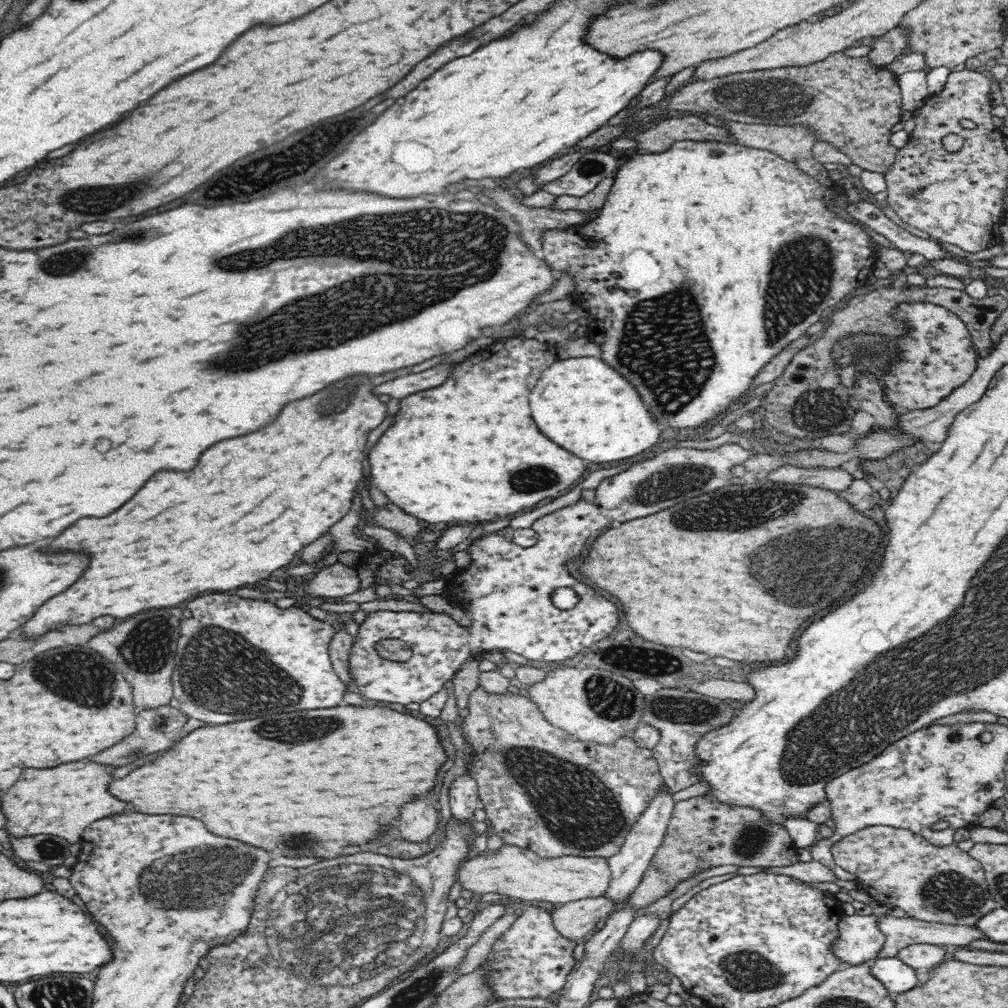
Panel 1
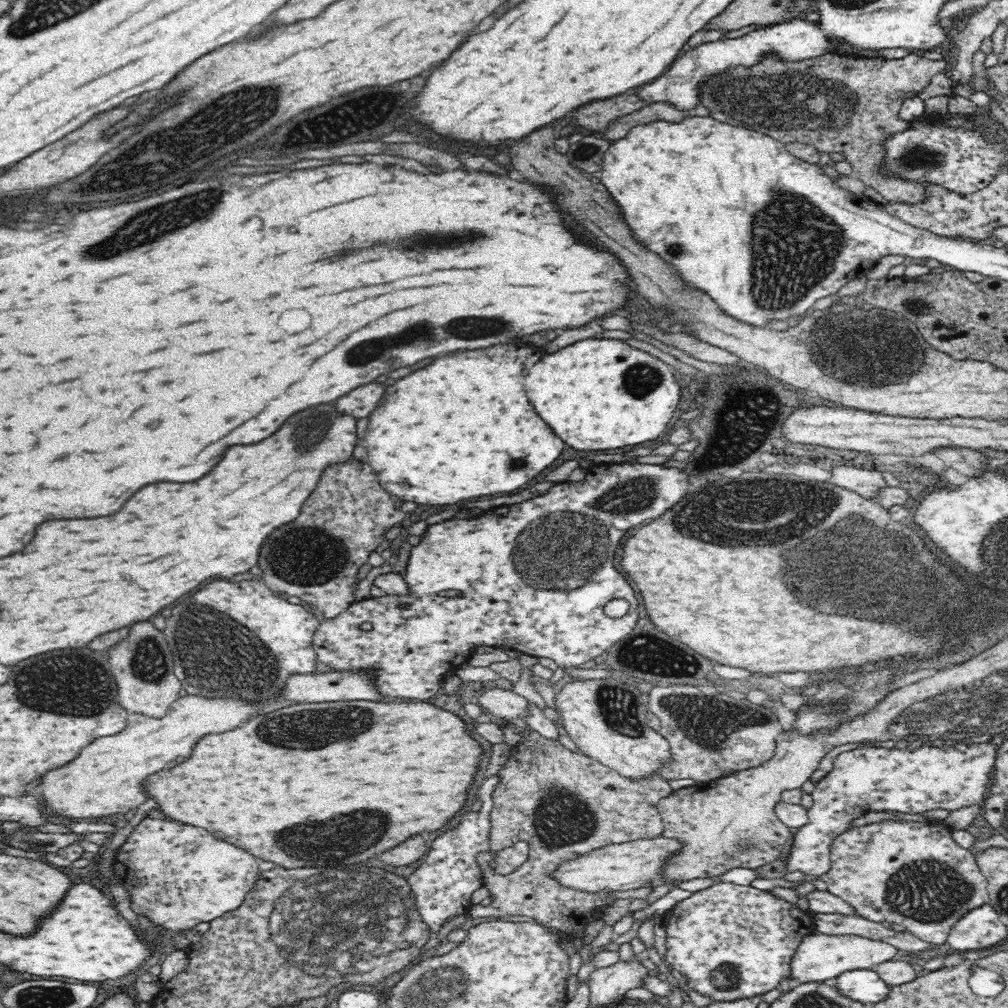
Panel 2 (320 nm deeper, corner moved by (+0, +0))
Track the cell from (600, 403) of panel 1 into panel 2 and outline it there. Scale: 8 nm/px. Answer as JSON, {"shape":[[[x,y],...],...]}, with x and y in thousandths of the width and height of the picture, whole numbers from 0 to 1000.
{"shape":[[[575,337],[550,351],[542,351],[528,363],[522,373],[522,391],[532,409],[548,423],[563,442],[573,446],[603,446],[631,442],[651,437],[661,428],[675,397],[675,383],[666,369],[667,363],[651,353],[631,347],[617,337]]]}

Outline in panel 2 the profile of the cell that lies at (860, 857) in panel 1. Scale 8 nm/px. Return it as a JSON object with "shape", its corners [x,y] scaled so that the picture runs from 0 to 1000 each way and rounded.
{"shape":[[[879,813],[873,815],[865,815],[859,819],[852,819],[851,821],[841,822],[833,827],[825,835],[823,847],[821,848],[824,854],[824,859],[821,865],[813,871],[821,878],[821,884],[827,889],[833,891],[837,896],[843,899],[848,905],[848,908],[863,915],[875,916],[880,914],[884,918],[897,919],[897,923],[905,926],[907,929],[918,933],[925,937],[933,937],[938,938],[938,929],[944,923],[944,919],[955,911],[962,903],[975,899],[982,895],[981,885],[979,883],[979,874],[971,863],[967,849],[962,843],[950,839],[944,831],[944,822],[939,820],[936,815],[915,815],[915,814],[901,814],[889,813]]]}

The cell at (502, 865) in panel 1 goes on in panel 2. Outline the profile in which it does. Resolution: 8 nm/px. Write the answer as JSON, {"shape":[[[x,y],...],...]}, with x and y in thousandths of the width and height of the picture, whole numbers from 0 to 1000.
{"shape":[[[658,828],[647,832],[633,832],[589,843],[581,849],[562,855],[552,863],[550,872],[563,882],[593,885],[593,883],[629,883],[635,880],[653,880],[661,877],[661,859],[667,850],[677,845],[675,833]]]}

